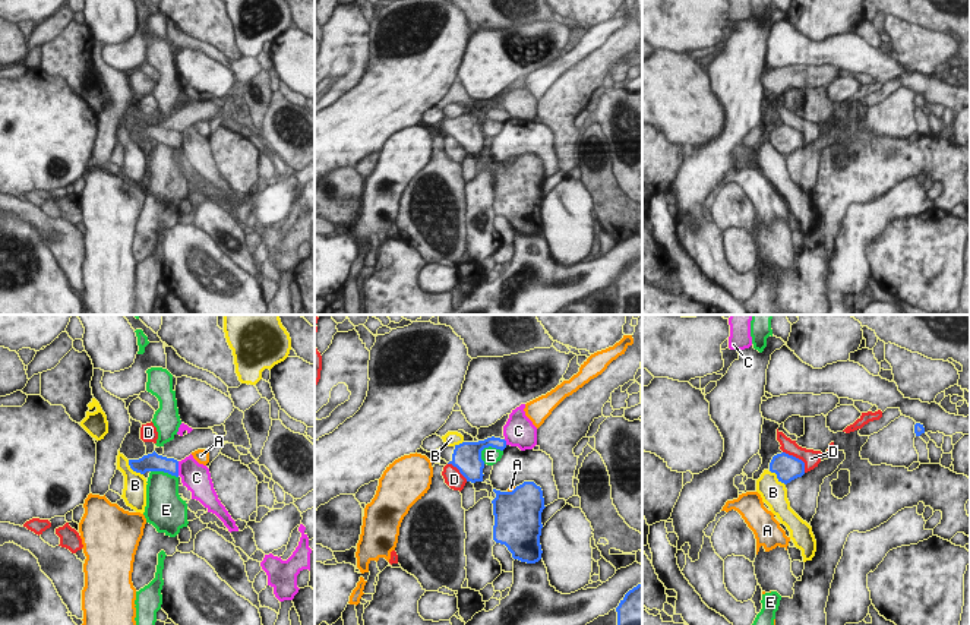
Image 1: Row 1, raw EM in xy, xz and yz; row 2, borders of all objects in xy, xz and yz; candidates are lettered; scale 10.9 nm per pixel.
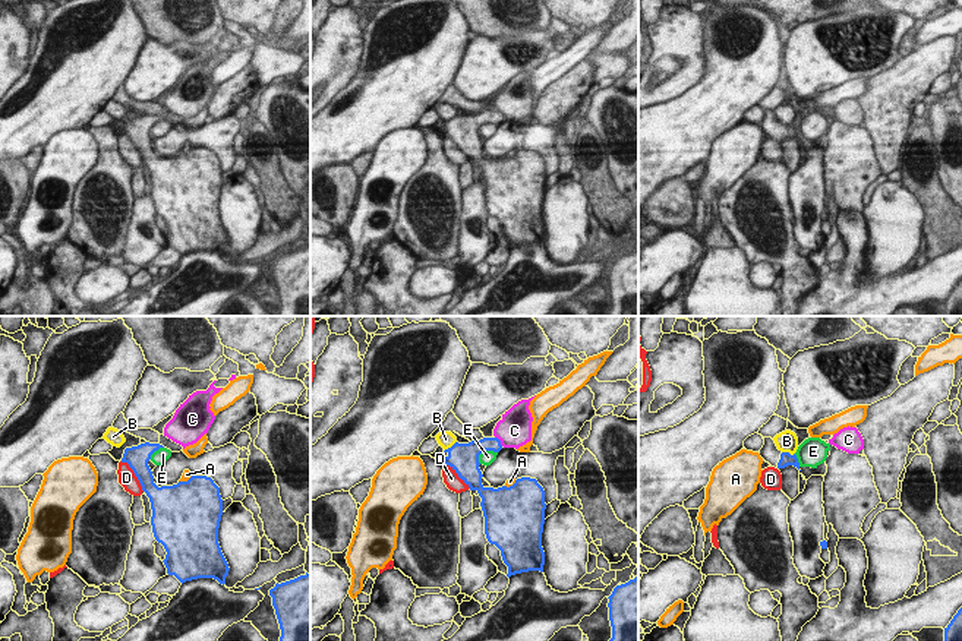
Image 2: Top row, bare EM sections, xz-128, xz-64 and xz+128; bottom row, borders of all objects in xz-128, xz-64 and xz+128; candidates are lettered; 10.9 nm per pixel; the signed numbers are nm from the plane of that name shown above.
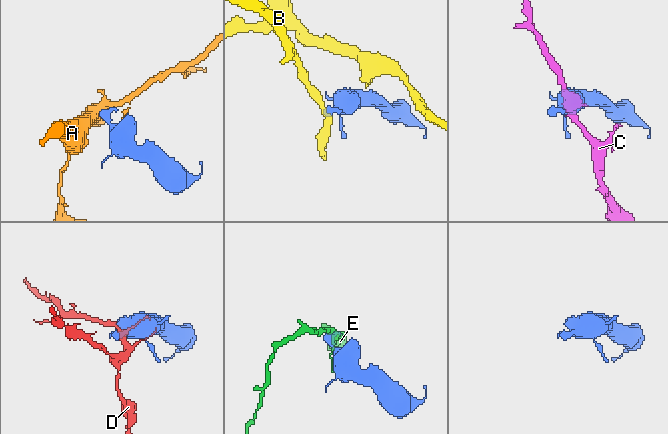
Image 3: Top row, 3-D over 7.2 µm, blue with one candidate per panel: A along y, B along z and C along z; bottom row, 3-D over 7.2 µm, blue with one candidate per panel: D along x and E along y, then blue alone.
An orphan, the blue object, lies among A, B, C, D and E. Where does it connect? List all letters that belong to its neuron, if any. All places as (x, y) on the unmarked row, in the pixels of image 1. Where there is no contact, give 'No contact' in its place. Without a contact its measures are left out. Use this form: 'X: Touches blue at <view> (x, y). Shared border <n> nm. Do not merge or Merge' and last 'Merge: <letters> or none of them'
A: Touches blue at xz (512, 163). Shared border 110 nm. Do not merge
B: Touches blue at xy (133, 142). Shared border 240 nm. Do not merge
C: Touches blue at xy (177, 141). Shared border 160 nm. Do not merge
D: Touches blue at yz (798, 131). Shared border 340 nm. Do not merge
E: Touches blue at xz (487, 119). Shared border 280 nm. Do not merge
Merge: none of them.

